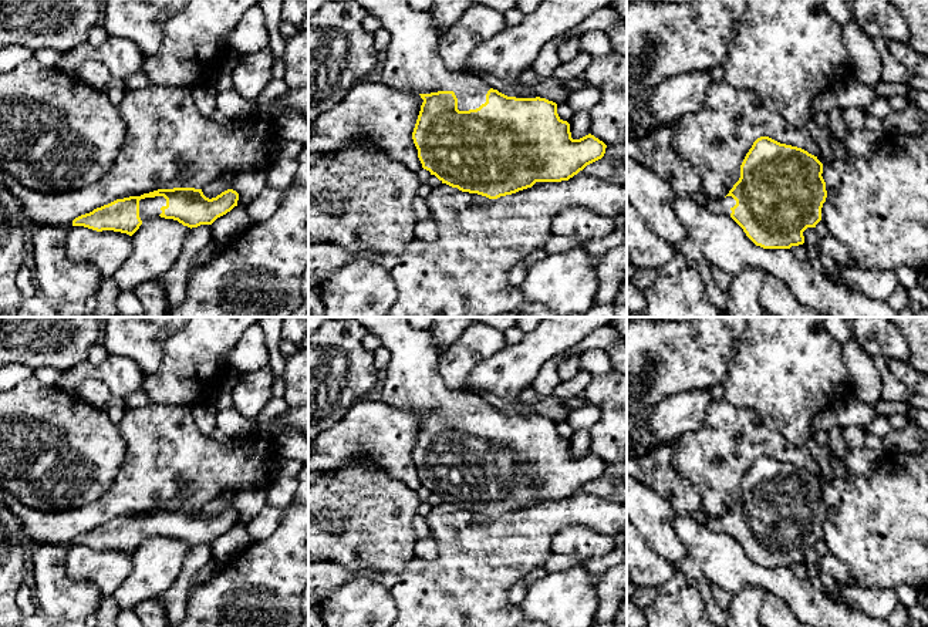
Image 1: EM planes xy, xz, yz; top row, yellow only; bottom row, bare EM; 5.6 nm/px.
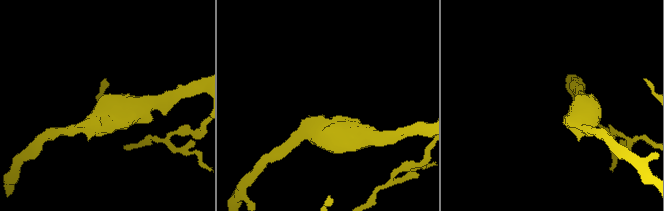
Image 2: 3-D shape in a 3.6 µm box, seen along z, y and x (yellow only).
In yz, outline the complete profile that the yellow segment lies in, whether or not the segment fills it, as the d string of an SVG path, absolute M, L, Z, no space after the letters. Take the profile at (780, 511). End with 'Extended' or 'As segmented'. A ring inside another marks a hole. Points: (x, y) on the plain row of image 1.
M769 455L757 456L740 483L740 496L722 518L708 518L706 526L729 533L746 554L763 567L790 567L804 562L803 550L821 539L827 516L821 495L823 482L807 469L780 462Z. Extended

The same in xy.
M158 508L141 515L117 518L72 539L97 550L114 549L132 554L145 537L161 535L188 546L212 543L217 536L237 525L239 512L227 508L216 516L206 516L202 508Z. Extended

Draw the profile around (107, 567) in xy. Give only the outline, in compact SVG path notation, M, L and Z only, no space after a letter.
M68 545L65 570L71 582L90 582L102 596L111 596L131 573L132 554L114 549L97 550L84 545Z

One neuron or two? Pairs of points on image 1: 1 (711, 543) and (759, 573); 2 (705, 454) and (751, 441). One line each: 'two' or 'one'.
1: one
2: one

